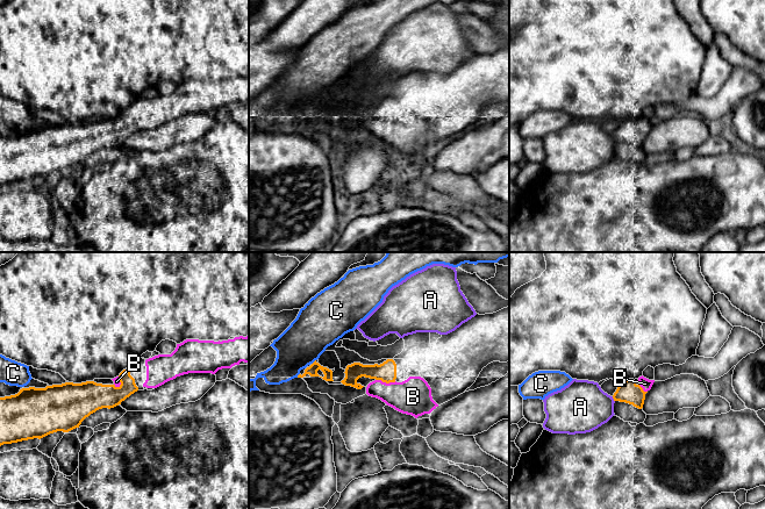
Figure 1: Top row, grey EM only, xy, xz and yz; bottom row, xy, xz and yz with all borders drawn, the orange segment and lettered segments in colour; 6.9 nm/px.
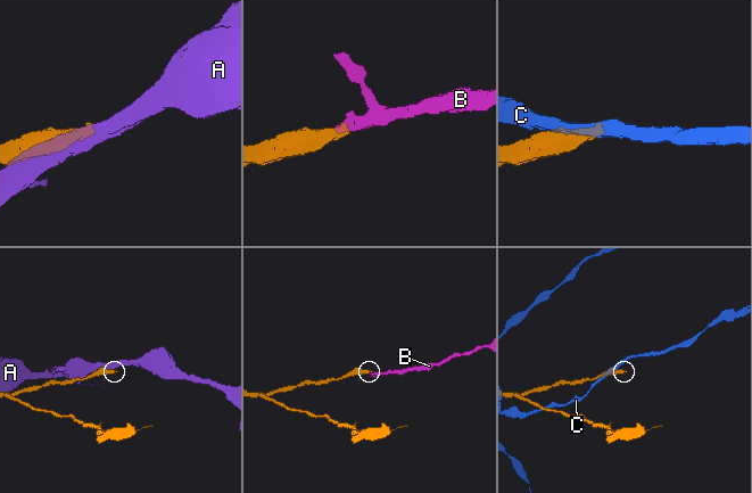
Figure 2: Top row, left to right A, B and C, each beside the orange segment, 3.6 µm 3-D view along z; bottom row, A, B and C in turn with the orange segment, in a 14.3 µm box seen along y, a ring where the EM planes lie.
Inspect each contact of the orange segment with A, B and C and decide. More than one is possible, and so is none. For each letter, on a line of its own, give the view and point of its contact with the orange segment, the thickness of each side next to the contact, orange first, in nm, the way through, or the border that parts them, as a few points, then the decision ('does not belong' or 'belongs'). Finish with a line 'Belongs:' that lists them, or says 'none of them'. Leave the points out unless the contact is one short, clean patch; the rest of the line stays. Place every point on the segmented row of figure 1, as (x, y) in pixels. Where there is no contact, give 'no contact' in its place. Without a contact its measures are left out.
A: yz (613, 398) | 150/360 nm | does not belong
B: xz (386, 382) | 140/260 nm | belongs
C: xz (314, 361) | 70/320 nm | does not belong
Belongs: B

